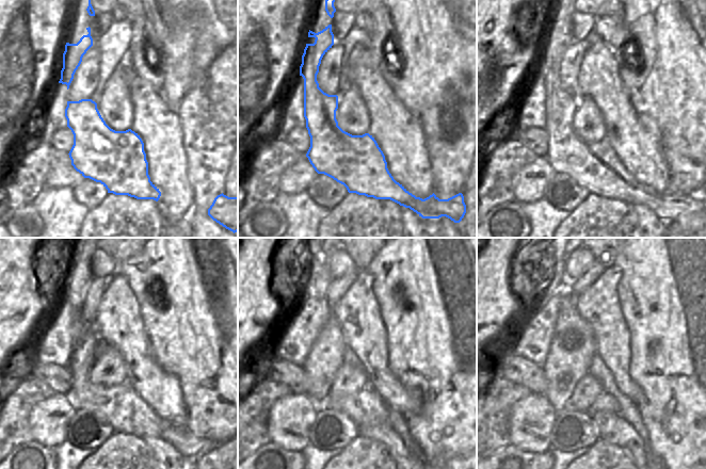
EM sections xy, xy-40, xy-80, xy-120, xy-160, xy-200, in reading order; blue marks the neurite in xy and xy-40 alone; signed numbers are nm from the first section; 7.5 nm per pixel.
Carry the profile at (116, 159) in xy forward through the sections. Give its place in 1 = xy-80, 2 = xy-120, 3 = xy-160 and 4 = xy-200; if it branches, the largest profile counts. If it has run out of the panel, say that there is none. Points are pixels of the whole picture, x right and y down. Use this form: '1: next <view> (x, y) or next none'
1: next xy-80 (596, 167)
2: next xy-120 (121, 405)
3: next xy-160 (365, 407)
4: next xy-200 (605, 402)

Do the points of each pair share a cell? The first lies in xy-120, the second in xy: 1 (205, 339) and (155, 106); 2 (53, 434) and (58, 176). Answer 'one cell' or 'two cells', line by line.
1: two cells
2: one cell

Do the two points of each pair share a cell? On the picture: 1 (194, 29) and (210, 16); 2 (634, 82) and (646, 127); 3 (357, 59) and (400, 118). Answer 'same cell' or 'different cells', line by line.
1: different cells
2: different cells
3: same cell

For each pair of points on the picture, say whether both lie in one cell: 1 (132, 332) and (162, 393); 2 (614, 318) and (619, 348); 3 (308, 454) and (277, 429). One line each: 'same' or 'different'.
1: same
2: same
3: different

